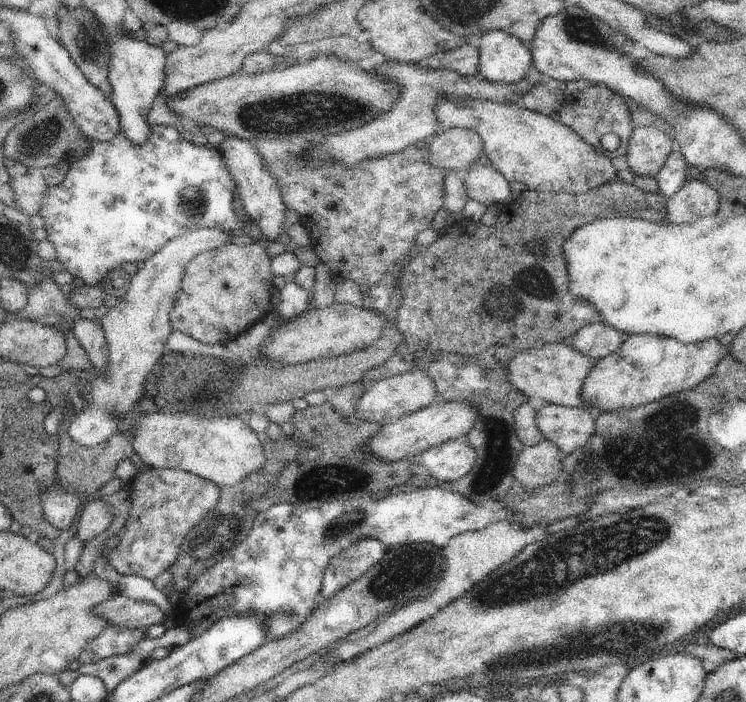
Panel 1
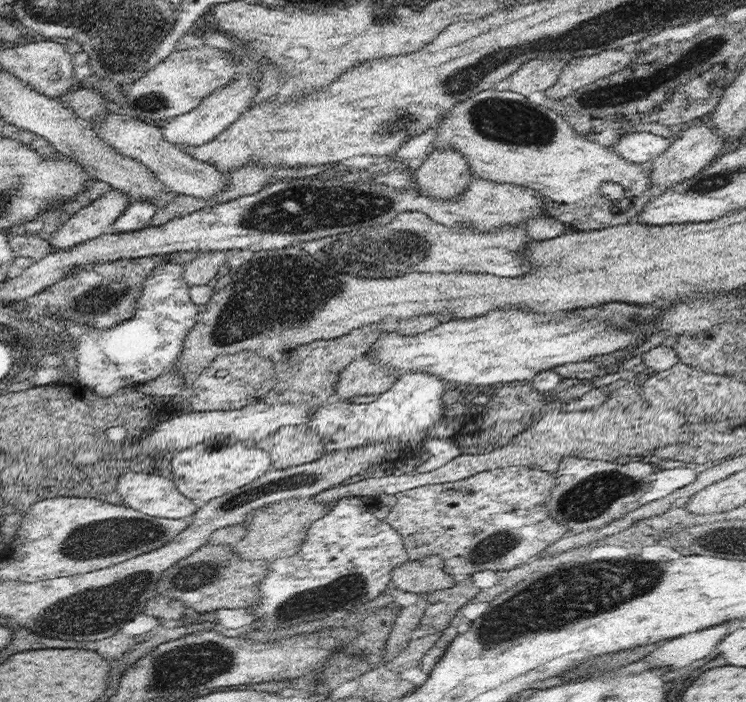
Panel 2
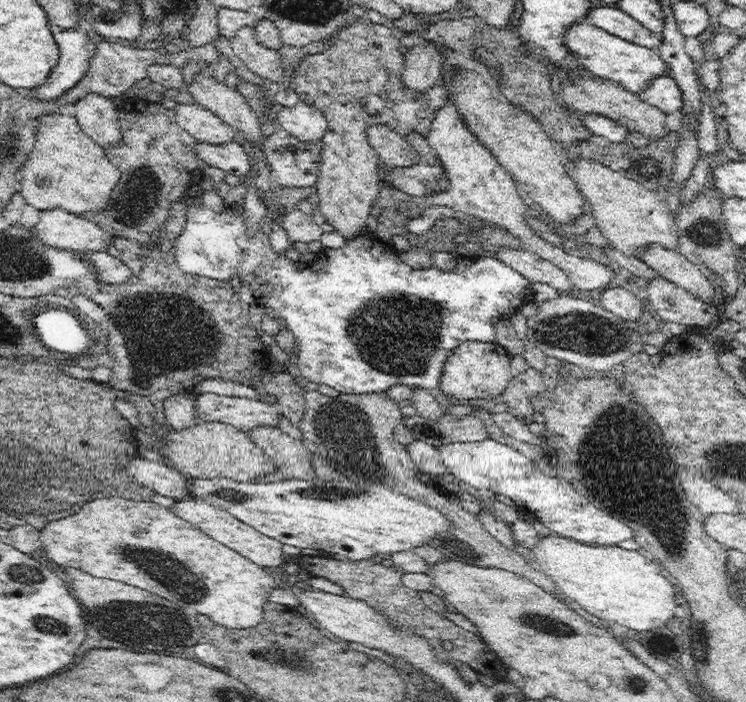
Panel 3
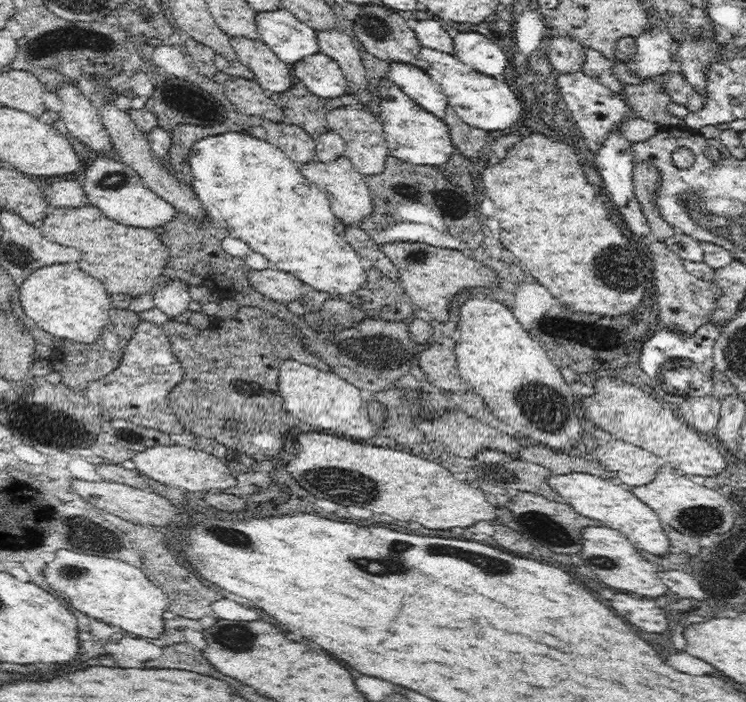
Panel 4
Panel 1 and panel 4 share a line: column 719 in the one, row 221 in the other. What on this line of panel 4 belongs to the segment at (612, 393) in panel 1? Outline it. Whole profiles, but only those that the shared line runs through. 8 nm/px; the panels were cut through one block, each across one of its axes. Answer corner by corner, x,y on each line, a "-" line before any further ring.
344,154
332,162
312,160
308,164
302,164
302,174
306,180
310,180
312,184
316,184
320,190
324,190
328,194
334,216
338,220
344,220
346,226
360,226
360,222
364,222
364,218
368,218
374,212
372,194
364,180
364,174
360,174
358,168
352,164
352,160
346,158

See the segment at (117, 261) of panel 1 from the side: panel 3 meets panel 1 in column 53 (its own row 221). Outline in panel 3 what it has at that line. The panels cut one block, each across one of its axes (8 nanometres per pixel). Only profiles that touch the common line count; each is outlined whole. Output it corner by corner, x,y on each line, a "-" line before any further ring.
202,198
186,200
186,226
172,244
176,266
184,274
208,276
224,282
238,278
242,284
246,282
254,300
284,318
288,330
296,336
300,350
294,356
294,364
310,386
322,382
344,394
372,394
396,384
408,384
410,388
438,392
446,360
450,360
460,344
468,340
484,344
496,342
496,322
520,312
524,304
534,302
534,282
496,258
462,258
454,270
410,268
392,244
384,244
372,232
362,234
356,240
350,240
346,248
336,250
332,266
324,260
322,270
314,270
314,266
300,268
300,262
294,262
272,248
270,236
262,228
252,234
244,212
228,208
216,212
210,210

